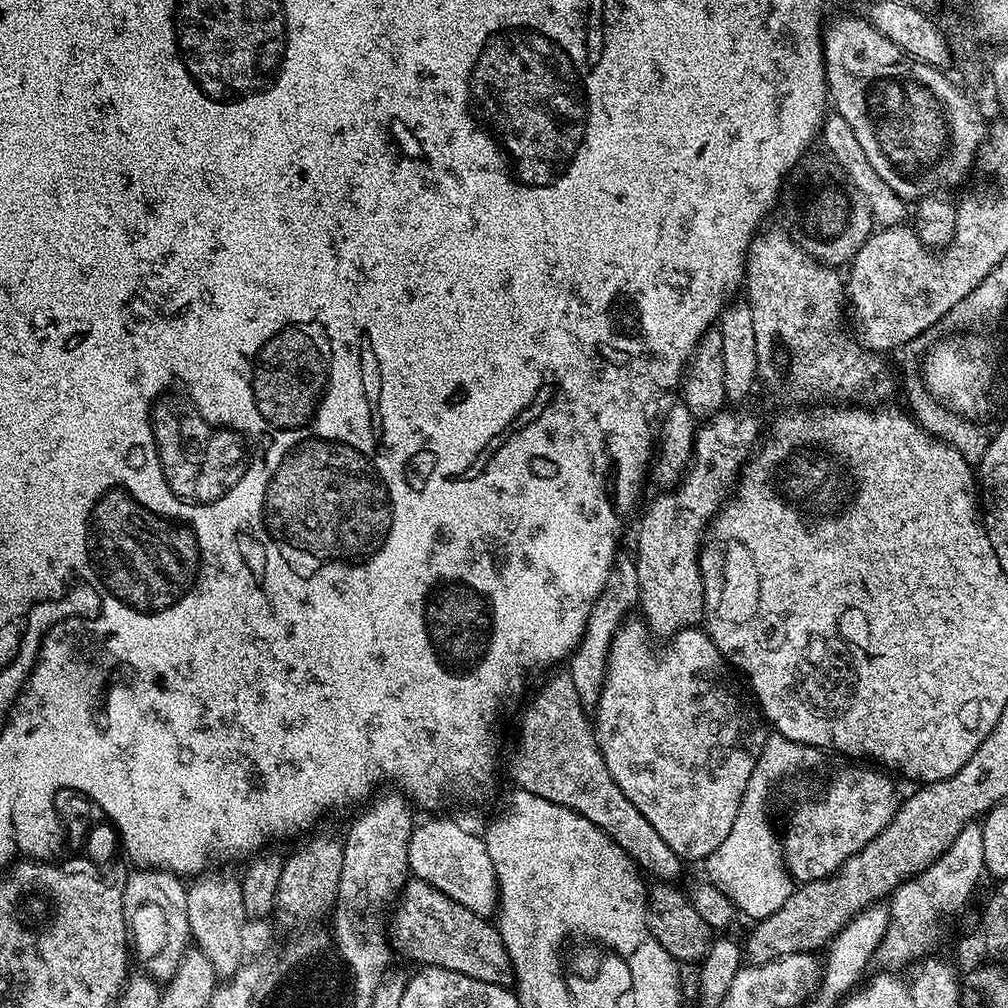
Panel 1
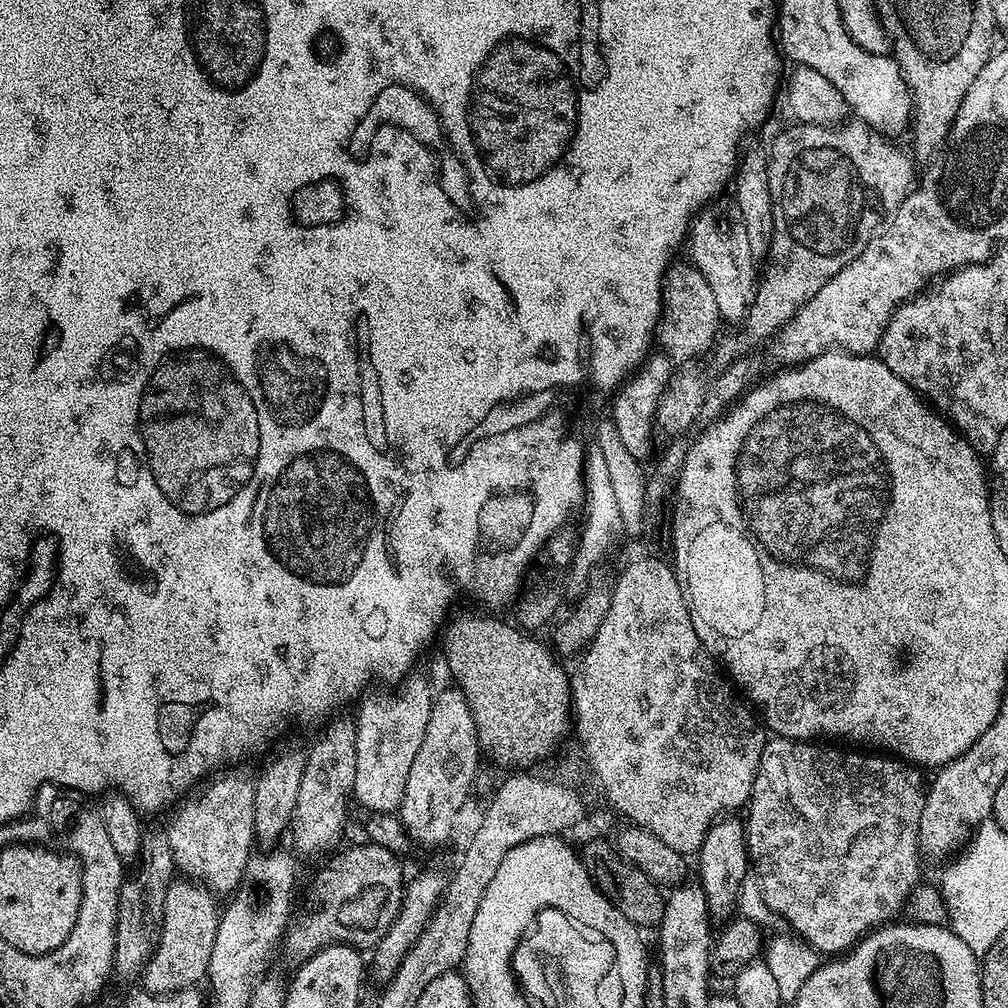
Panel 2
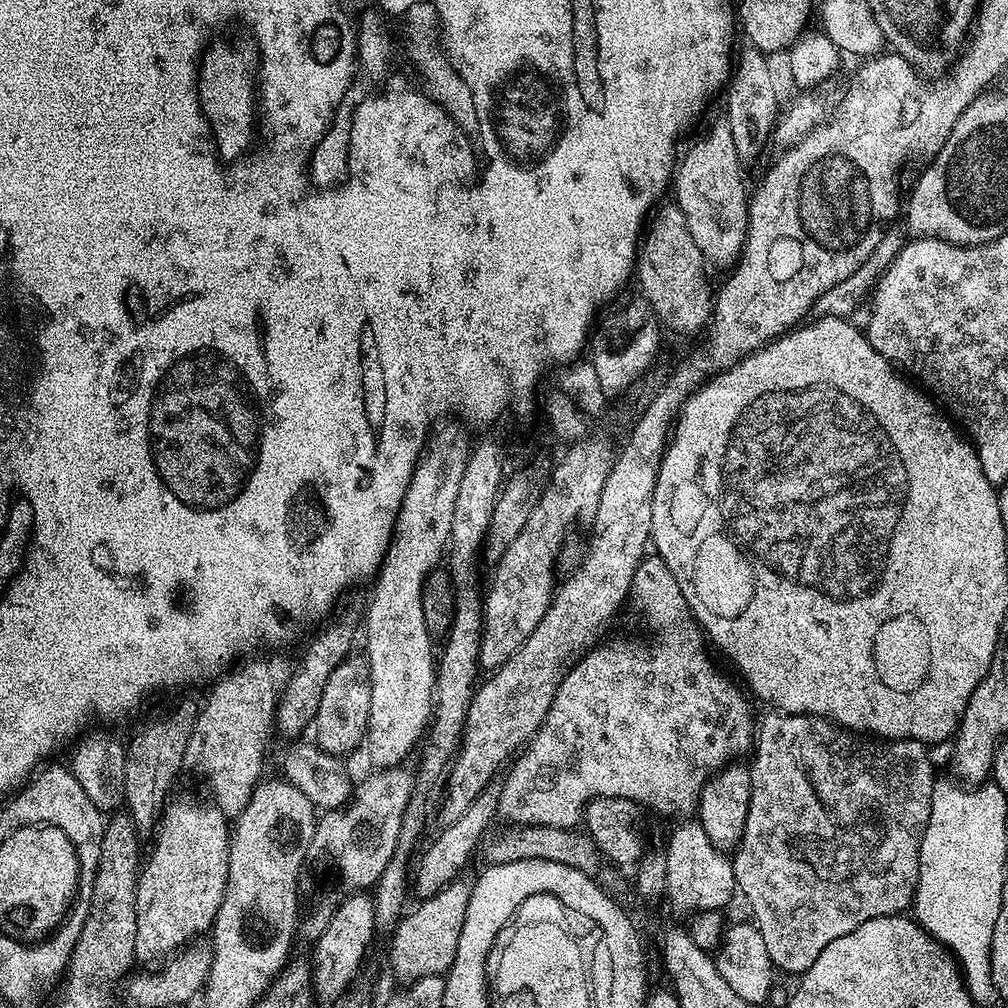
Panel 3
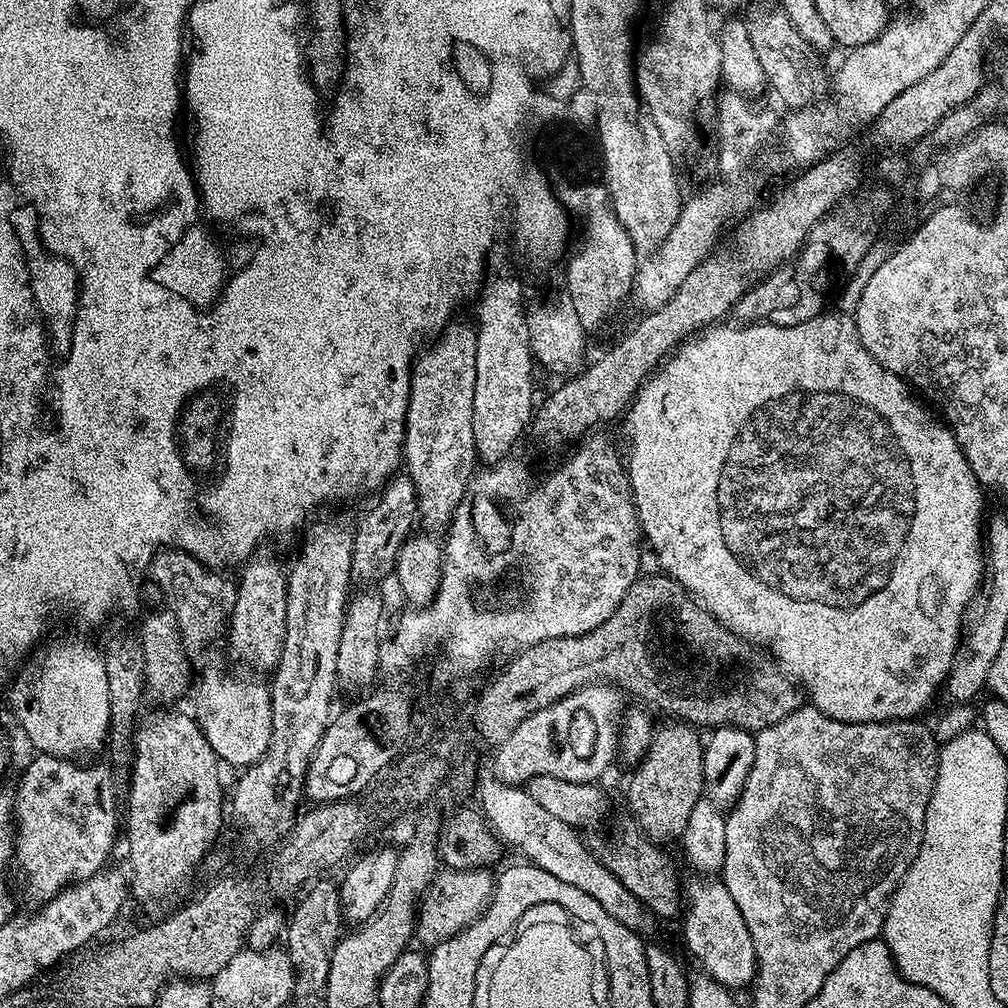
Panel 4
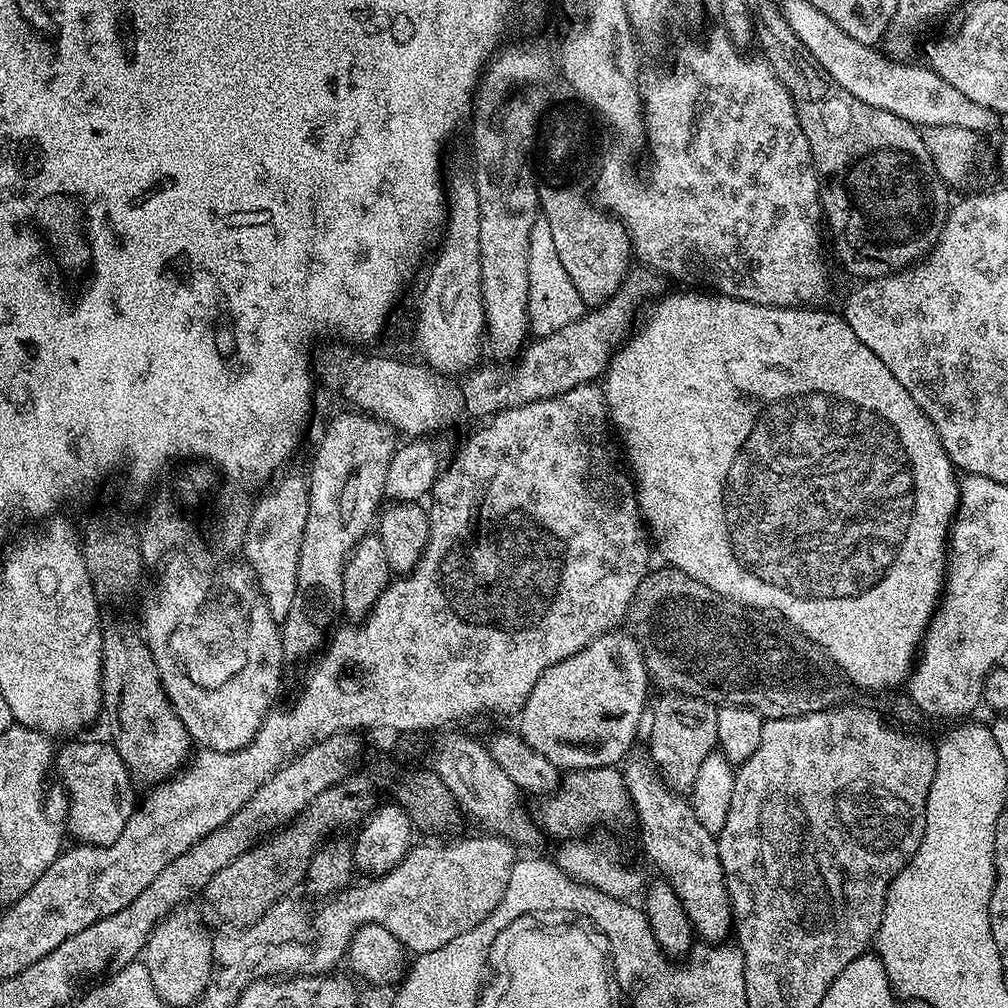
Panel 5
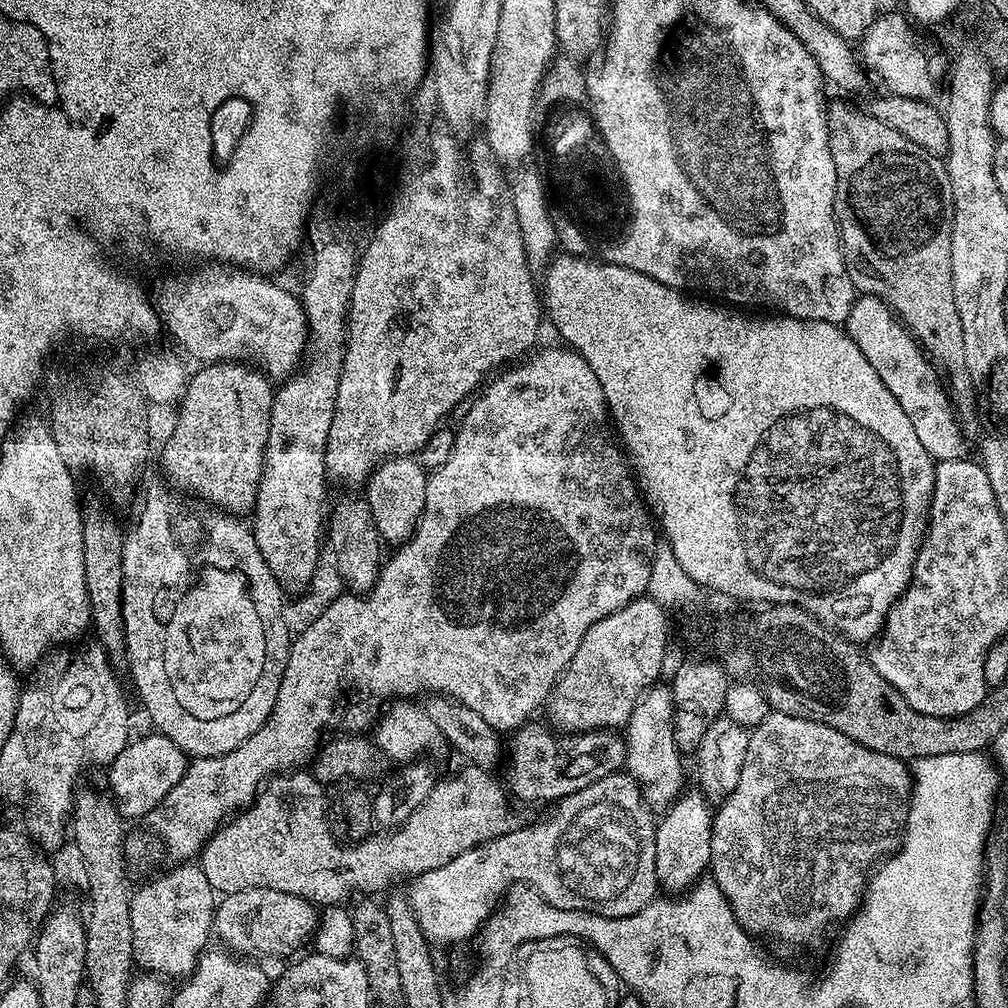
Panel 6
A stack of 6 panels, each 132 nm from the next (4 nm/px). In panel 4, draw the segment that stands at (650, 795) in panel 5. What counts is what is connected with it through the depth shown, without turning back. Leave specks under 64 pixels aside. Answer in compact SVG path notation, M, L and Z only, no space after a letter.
M708 874L697 875L697 880L692 880L683 885L683 899L686 901L686 911L682 916L682 923L684 922L684 944L692 951L692 956L701 964L703 971L711 976L726 989L735 990L735 988L747 989L749 985L755 981L756 978L756 951L754 950L754 942L750 938L750 930L746 930L746 918L742 918L742 910L738 910L738 906L734 902L734 898L730 898L730 890L726 890L723 879L713 878Z

